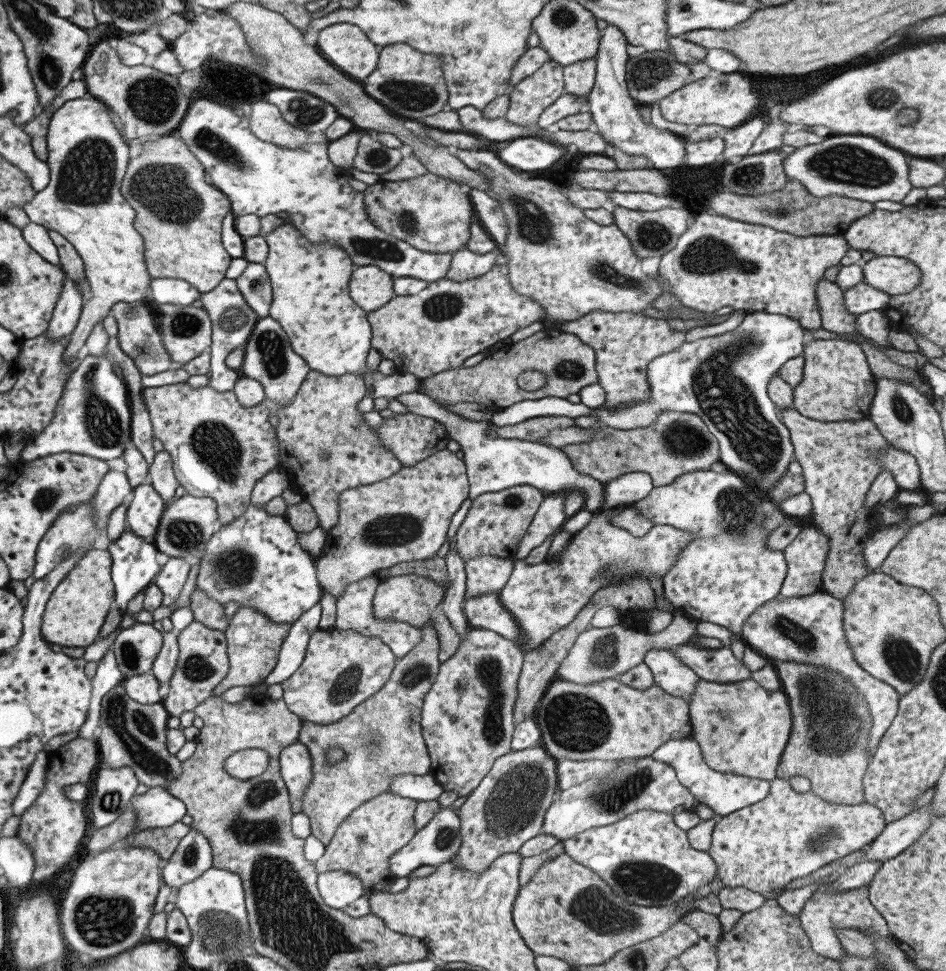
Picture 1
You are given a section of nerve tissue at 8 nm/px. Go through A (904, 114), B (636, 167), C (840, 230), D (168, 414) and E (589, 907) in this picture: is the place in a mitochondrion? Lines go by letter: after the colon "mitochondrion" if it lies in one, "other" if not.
A: mitochondrion
B: other
C: other
D: other
E: mitochondrion

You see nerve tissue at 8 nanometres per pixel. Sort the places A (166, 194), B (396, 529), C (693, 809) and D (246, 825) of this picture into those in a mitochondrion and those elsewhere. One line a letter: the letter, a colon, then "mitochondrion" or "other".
A: mitochondrion
B: mitochondrion
C: other
D: mitochondrion

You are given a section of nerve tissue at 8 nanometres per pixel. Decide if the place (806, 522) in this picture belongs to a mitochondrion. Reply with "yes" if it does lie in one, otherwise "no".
no

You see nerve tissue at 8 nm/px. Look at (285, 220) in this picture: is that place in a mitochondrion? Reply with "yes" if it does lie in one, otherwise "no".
no

